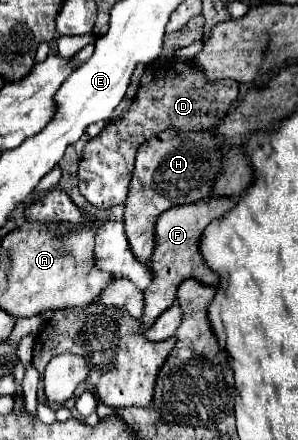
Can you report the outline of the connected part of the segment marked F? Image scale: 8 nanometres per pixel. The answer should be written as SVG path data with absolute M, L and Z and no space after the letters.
M209 197L209 199L197 201L197 203L191 203L191 205L173 207L159 217L159 221L155 225L157 245L155 245L155 253L151 257L153 281L145 289L145 313L141 317L141 327L139 327L141 333L145 333L147 327L151 327L155 323L155 319L175 303L175 291L179 289L181 281L193 277L205 285L219 283L219 277L213 275L213 271L207 267L207 263L203 263L203 255L199 251L199 237L203 235L205 227L213 219L221 219L235 205L237 205L235 197Z

